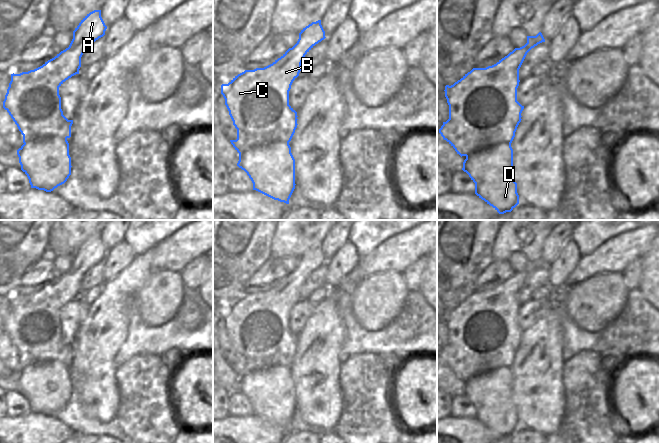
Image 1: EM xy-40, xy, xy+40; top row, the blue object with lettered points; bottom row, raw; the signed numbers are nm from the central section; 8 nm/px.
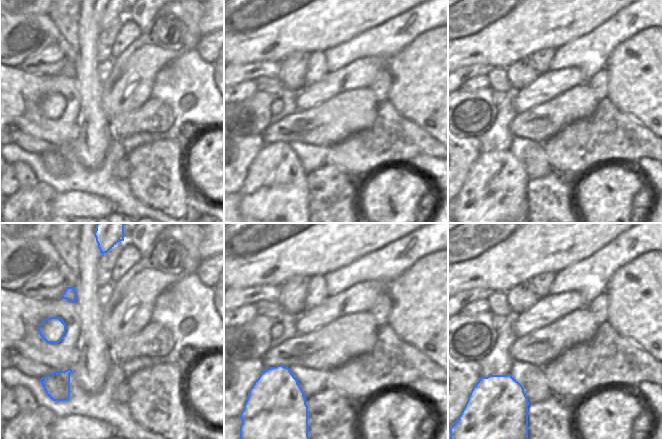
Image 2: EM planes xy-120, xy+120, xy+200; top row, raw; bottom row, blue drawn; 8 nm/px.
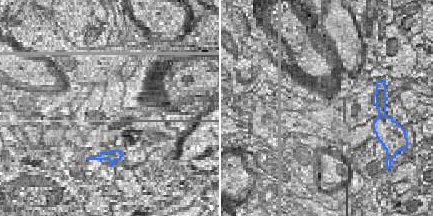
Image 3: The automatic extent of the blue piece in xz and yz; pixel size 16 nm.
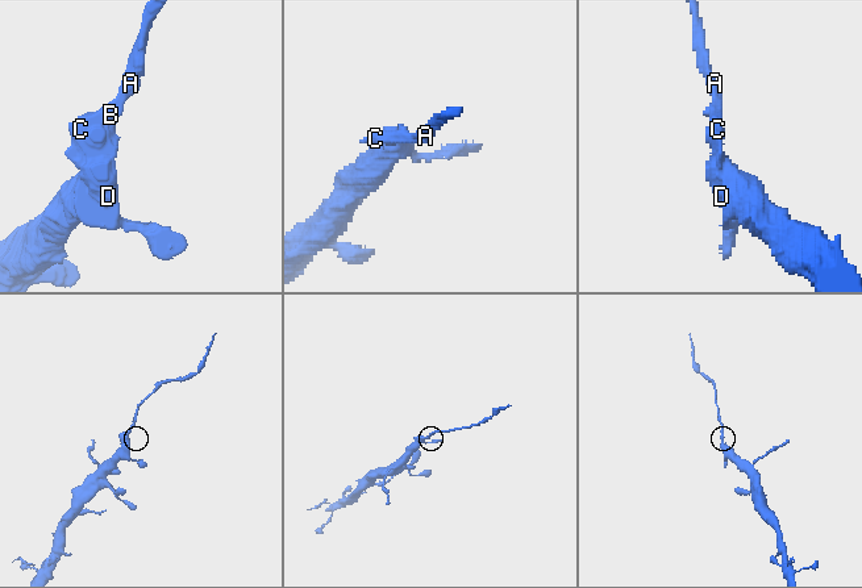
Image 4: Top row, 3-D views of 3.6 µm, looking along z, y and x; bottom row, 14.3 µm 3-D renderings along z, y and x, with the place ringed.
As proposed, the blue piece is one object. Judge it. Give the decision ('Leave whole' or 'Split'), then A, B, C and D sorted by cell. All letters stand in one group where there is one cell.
Split. Groups: A B C / D

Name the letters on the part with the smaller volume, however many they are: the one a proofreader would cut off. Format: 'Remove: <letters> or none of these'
Remove: A, B, C

